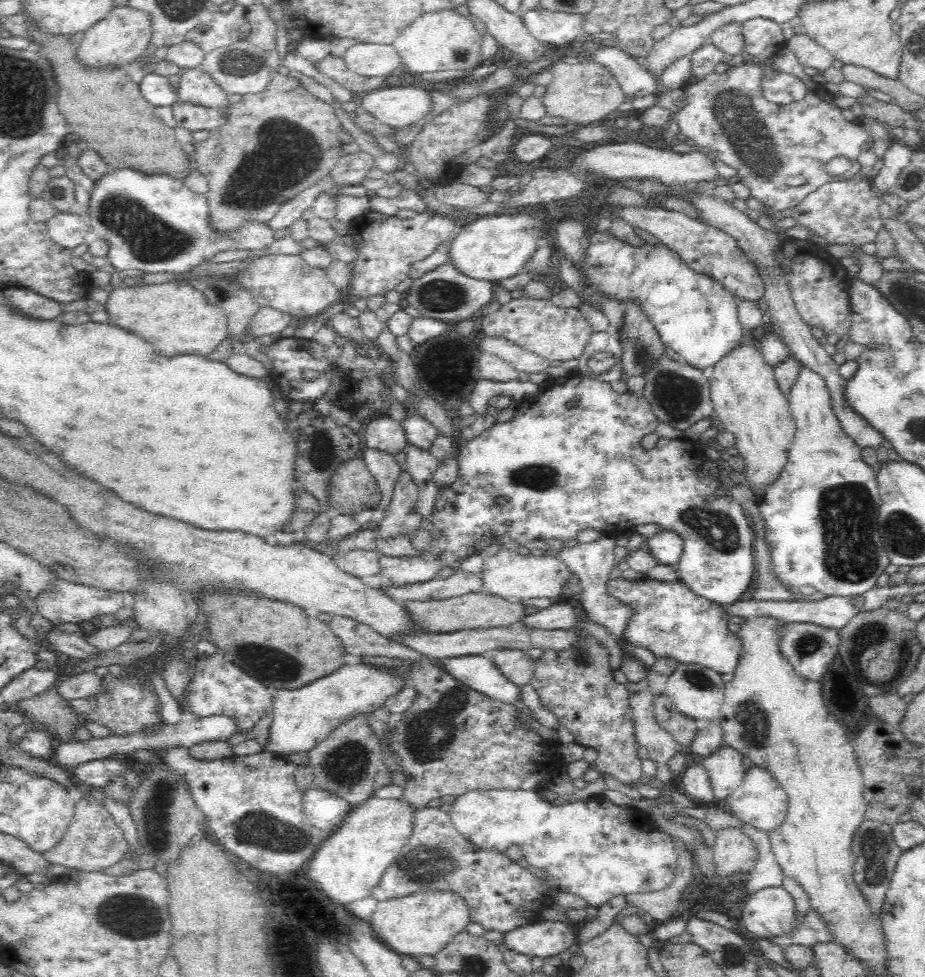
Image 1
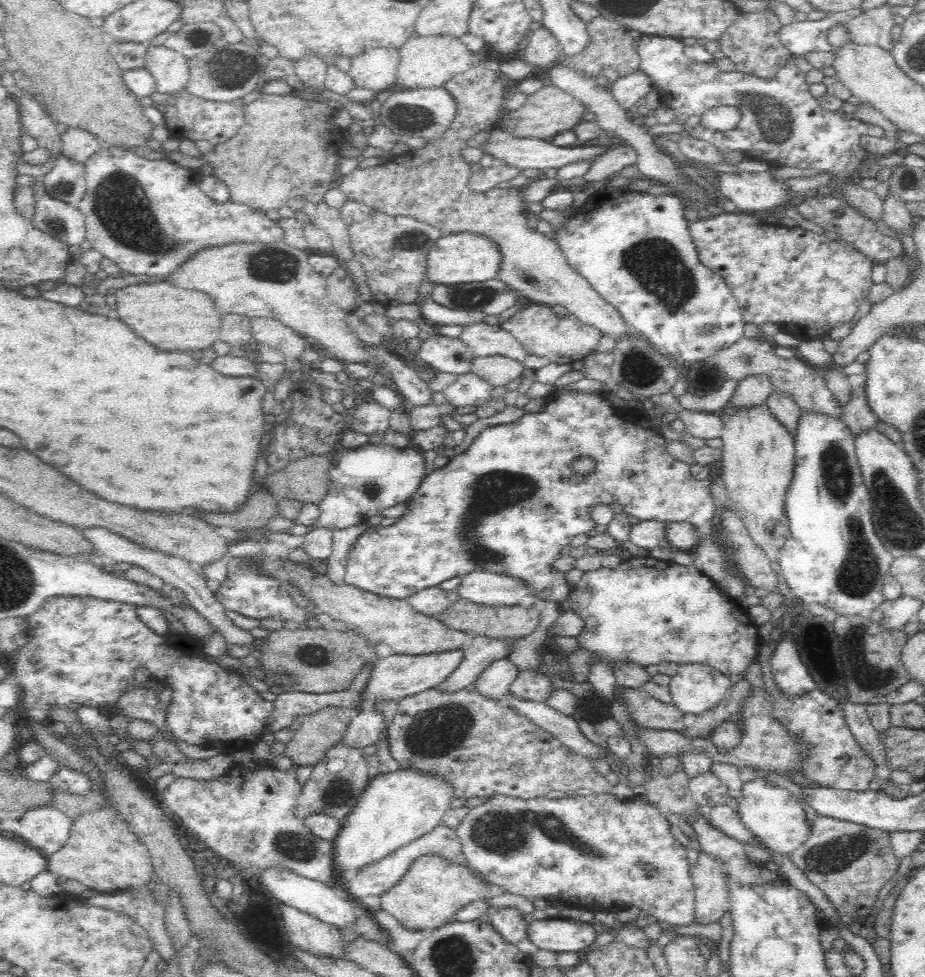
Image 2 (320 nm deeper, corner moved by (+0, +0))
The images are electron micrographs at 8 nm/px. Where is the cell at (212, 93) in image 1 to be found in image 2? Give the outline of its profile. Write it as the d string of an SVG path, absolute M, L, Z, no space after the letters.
M165 43L146 44L144 68L154 77L154 91L168 95L184 89L188 81L186 58L179 52L168 48Z

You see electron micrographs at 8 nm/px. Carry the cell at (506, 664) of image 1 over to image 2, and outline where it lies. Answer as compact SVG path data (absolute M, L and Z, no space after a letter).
M496 660L471 686L481 696L490 698L496 703L504 703L504 699L509 695L510 685L518 674L518 668L510 660Z

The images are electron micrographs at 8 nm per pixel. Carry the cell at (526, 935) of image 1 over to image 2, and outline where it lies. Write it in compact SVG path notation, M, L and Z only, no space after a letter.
M559 917L534 921L527 937L542 950L583 954L593 946L598 932L592 923Z

